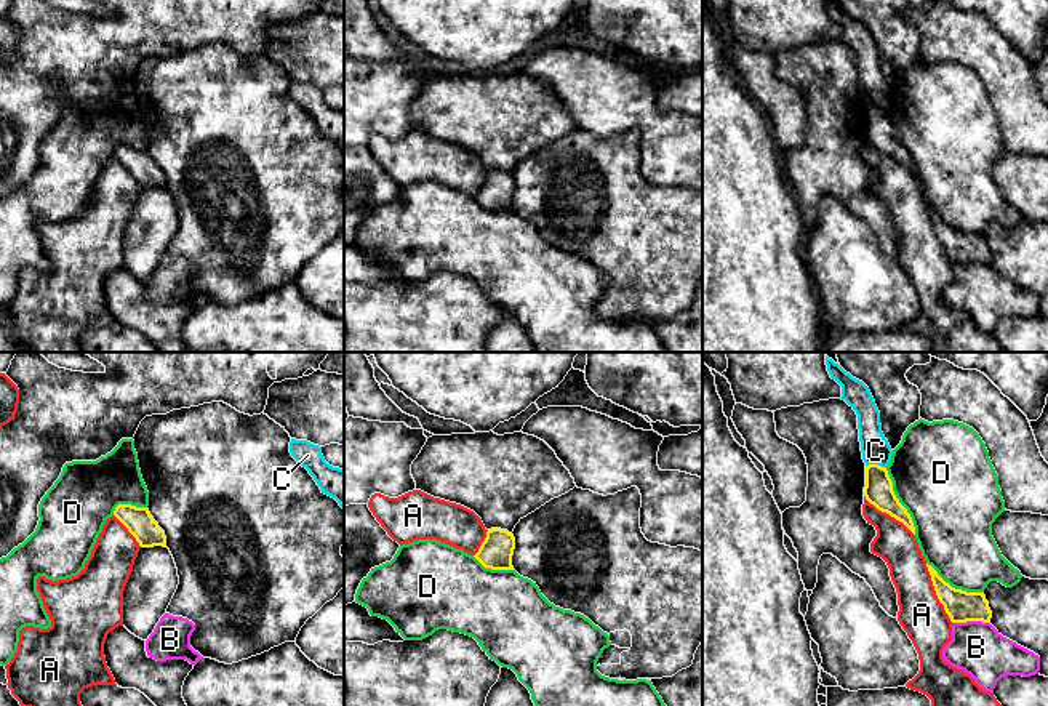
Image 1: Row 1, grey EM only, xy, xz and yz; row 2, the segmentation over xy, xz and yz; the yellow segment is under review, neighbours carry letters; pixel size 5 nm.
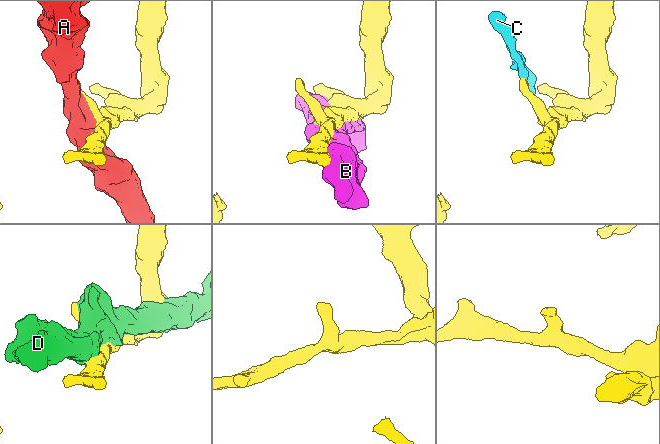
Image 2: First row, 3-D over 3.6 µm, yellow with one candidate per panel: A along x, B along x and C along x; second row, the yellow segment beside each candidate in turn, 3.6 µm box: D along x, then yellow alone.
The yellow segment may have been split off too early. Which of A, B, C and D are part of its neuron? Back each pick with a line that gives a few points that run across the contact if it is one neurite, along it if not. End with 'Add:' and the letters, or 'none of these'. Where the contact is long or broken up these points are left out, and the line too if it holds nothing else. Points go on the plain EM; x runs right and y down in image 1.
Add: none of these

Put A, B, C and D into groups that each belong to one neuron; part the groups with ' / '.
A / B / C / D

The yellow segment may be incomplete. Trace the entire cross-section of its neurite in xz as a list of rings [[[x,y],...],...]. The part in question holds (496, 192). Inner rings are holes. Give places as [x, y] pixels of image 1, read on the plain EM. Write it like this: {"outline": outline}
{"outline": [[[491,170],[486,173],[486,179],[474,199],[485,210],[514,211],[512,208],[514,191],[515,191],[515,179],[512,174],[501,170]]]}

